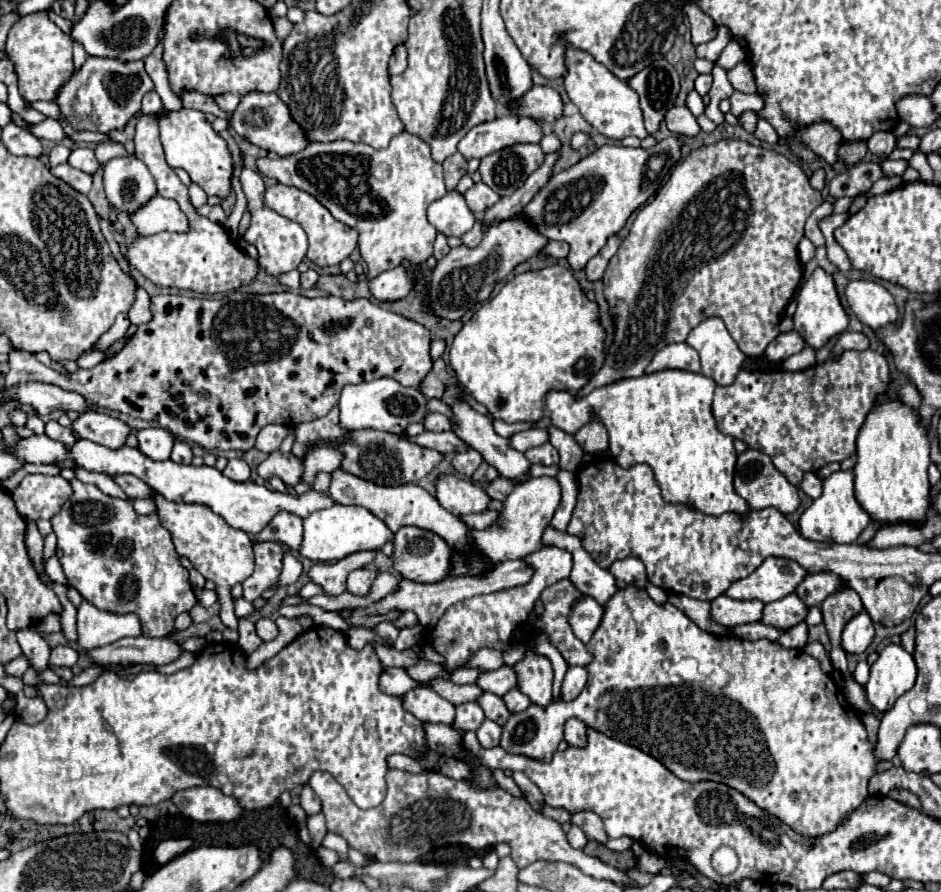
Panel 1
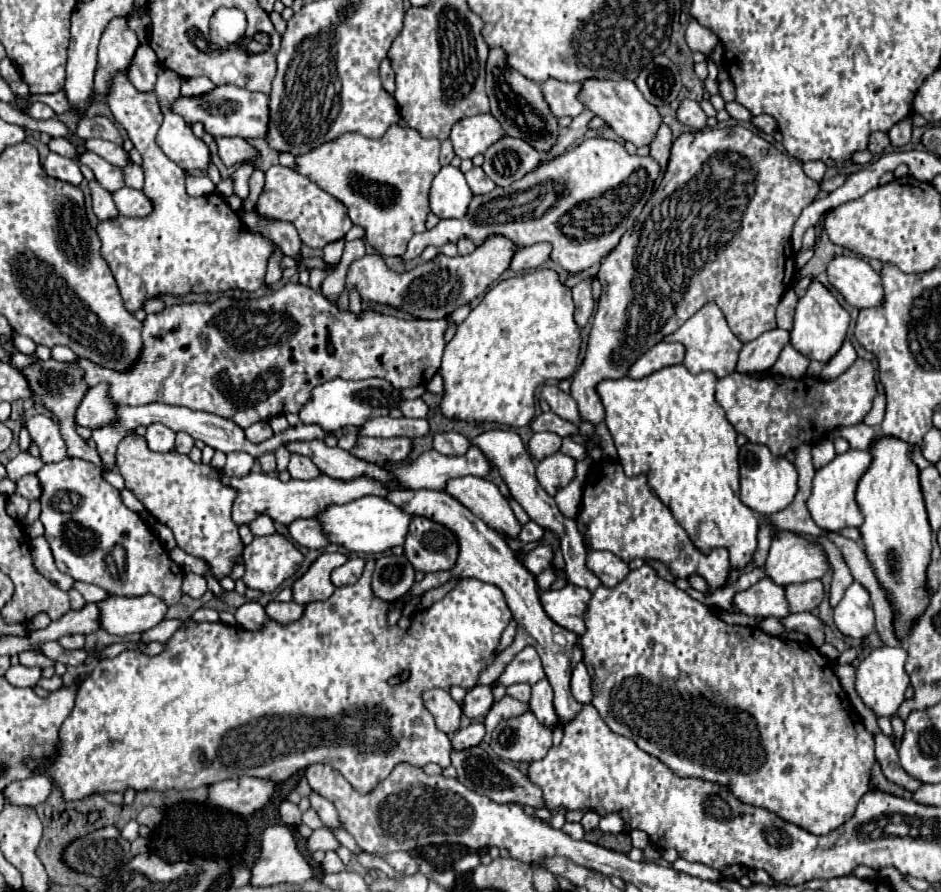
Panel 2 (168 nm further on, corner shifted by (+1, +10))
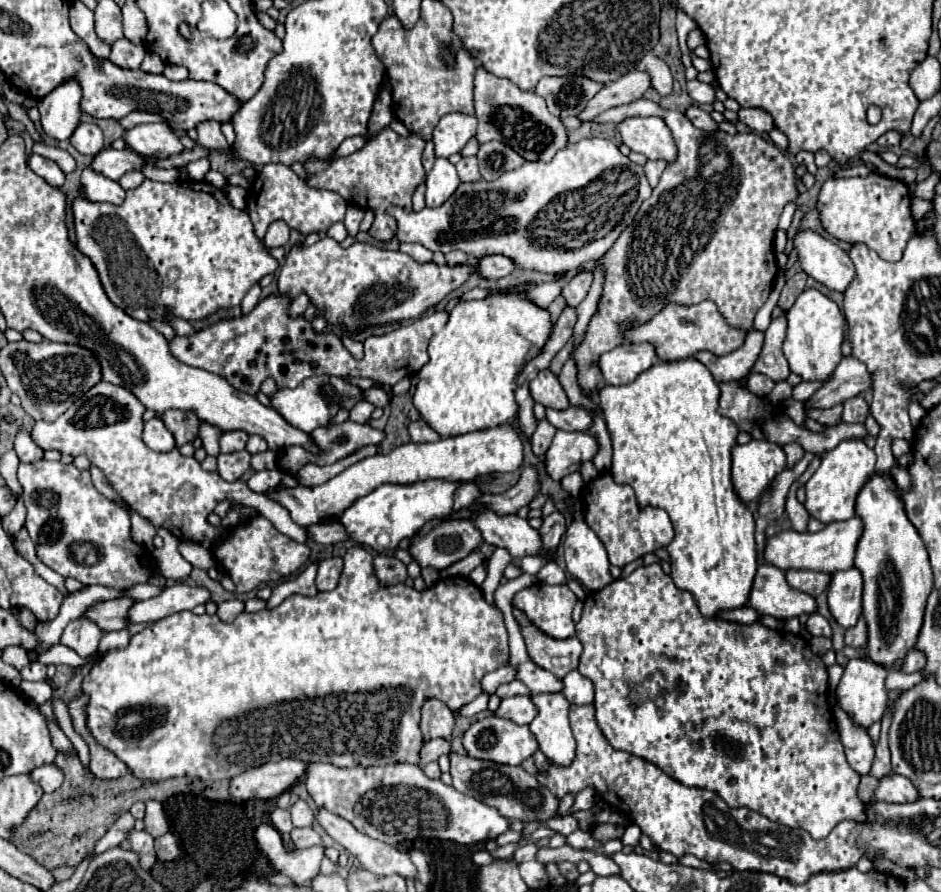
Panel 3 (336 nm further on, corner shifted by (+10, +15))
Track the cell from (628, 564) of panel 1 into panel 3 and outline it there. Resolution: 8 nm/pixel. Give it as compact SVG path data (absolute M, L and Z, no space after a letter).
M572 521L564 541L566 569L582 583L588 593L606 587L612 581L608 553L598 535L584 523Z

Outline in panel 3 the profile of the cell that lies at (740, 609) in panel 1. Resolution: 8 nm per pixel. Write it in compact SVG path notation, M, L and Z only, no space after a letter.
M760 565L746 607L758 611L760 615L790 619L802 613L814 613L816 601L810 595L792 589L784 579L784 571L778 567Z

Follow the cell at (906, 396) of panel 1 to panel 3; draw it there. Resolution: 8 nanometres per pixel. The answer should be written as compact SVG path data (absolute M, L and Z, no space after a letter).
M856 395L844 403L842 421L844 423L864 423L868 419L868 413L870 413L870 405L864 401L864 397Z

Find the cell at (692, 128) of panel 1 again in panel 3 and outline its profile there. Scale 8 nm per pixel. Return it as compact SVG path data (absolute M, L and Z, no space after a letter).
M690 105L690 107L684 111L684 115L690 119L690 123L692 123L694 127L698 127L698 129L702 129L702 131L712 133L712 131L718 129L718 127L716 127L716 121L714 121L706 111L702 111L698 105Z

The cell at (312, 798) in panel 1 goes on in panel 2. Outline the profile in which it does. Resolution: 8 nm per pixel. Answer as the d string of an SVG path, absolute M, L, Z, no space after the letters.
M311 792L309 800L311 800L311 808L315 808L315 810L317 810L317 814L319 814L319 818L323 820L323 824L325 824L325 826L341 828L339 814L337 814L335 806L333 806L329 800L325 800L325 798L323 798L323 796L319 796L317 792Z

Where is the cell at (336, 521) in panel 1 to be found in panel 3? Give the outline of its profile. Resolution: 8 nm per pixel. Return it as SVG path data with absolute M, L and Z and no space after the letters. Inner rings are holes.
M422 481L414 485L380 485L372 493L356 499L342 515L336 517L344 525L348 537L360 545L368 545L378 553L394 551L402 539L412 537L426 521L452 513L452 495L458 483ZM386 535L386 543L380 537Z

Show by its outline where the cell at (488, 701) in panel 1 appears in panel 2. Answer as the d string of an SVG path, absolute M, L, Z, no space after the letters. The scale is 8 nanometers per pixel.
M505 696L501 702L493 704L493 708L489 710L489 714L485 716L485 730L487 730L487 738L489 734L493 732L493 728L501 722L501 720L507 720L507 718L515 718L519 714L525 714L529 710L527 704L511 698L511 696Z

